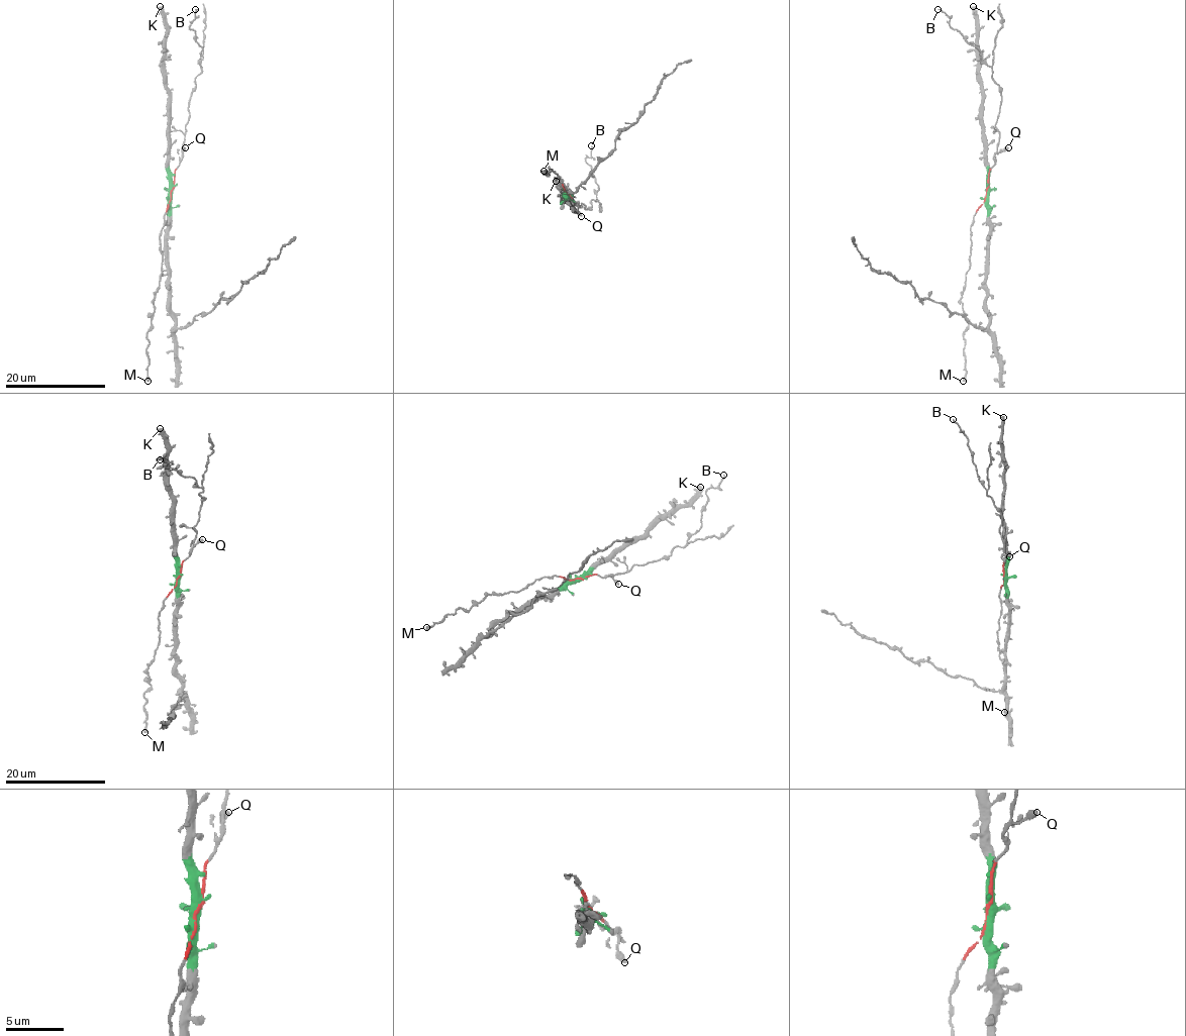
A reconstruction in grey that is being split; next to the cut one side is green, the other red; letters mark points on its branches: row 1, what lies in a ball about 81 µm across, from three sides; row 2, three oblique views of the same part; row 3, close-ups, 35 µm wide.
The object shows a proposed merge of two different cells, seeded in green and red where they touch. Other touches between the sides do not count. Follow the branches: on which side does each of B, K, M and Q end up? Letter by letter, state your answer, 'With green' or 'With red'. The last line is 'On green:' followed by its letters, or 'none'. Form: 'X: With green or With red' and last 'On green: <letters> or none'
B: With red
K: With green
M: With red
Q: With red
On green: K

